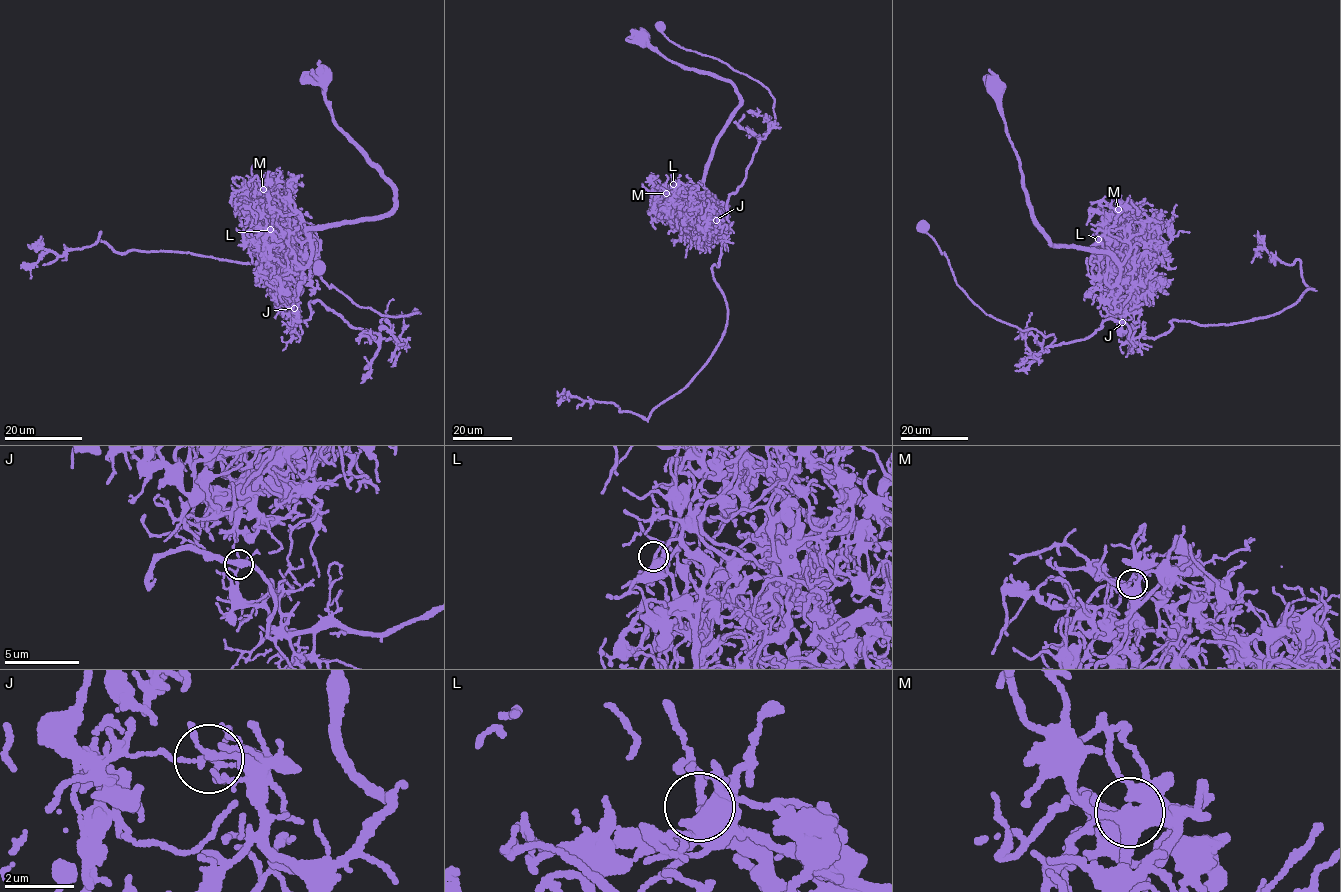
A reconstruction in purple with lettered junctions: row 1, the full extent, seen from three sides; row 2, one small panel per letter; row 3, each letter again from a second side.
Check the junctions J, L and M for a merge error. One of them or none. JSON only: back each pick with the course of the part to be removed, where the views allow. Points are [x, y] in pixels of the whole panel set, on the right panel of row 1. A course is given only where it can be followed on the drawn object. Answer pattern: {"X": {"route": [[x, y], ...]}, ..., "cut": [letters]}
{"J": {"route": [[1122, 322], [1132, 338], [1153, 338], [1171, 320], [1217, 324], [1279, 313], [1313, 290], [1299, 260], [1261, 254]]}, "cut": ["J"]}

